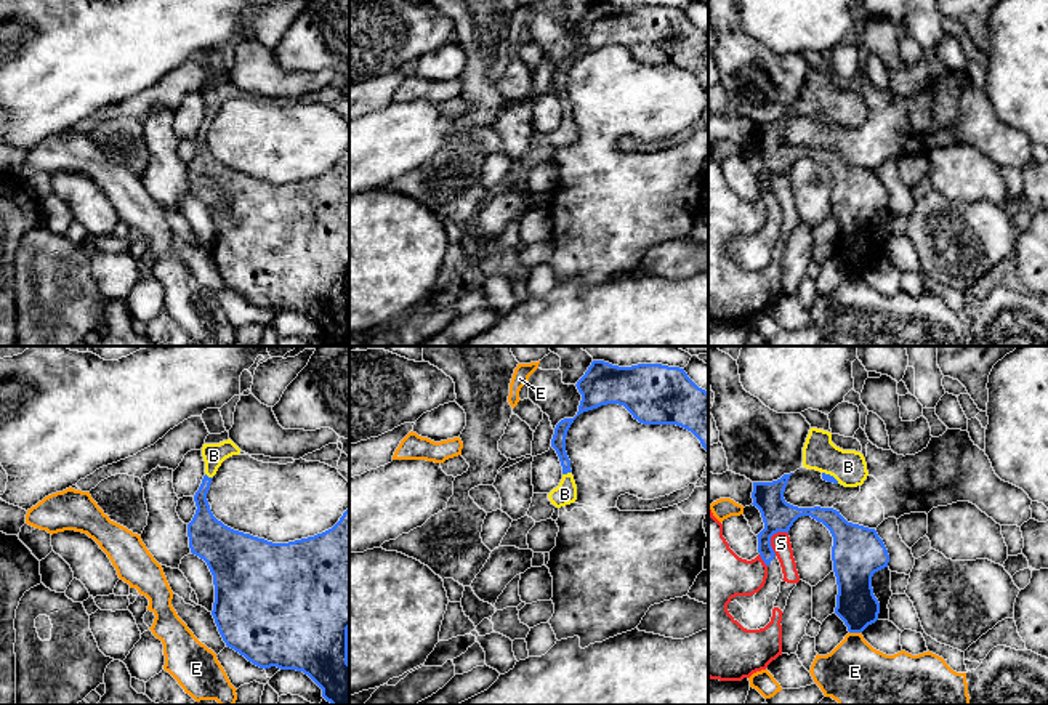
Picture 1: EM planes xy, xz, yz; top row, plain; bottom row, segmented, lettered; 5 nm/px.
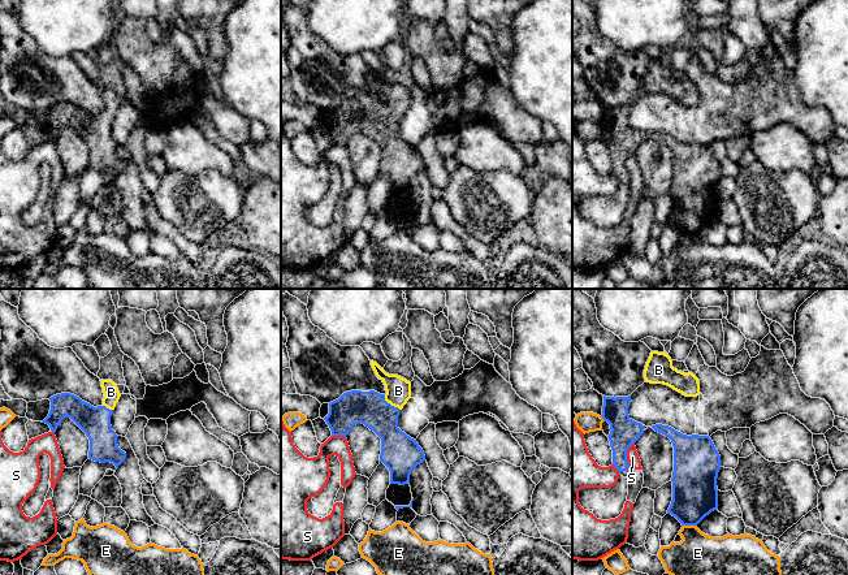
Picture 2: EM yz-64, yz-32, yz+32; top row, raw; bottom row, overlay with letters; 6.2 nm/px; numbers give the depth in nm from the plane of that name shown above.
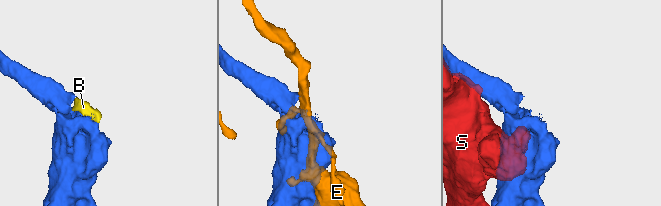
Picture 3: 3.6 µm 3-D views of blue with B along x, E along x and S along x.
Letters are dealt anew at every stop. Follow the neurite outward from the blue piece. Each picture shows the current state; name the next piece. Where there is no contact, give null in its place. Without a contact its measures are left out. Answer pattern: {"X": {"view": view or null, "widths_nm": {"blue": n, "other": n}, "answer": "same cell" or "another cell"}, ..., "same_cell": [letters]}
{"B": {"view": "xz", "widths_nm": {"blue": 80, "other": 110}, "answer": "same cell"}, "E": {"view": "yz", "widths_nm": {"blue": 200, "other": 340}, "answer": "another cell"}, "S": {"view": "yz", "widths_nm": {"blue": 160, "other": 100}, "answer": "another cell"}, "same_cell": ["B"]}

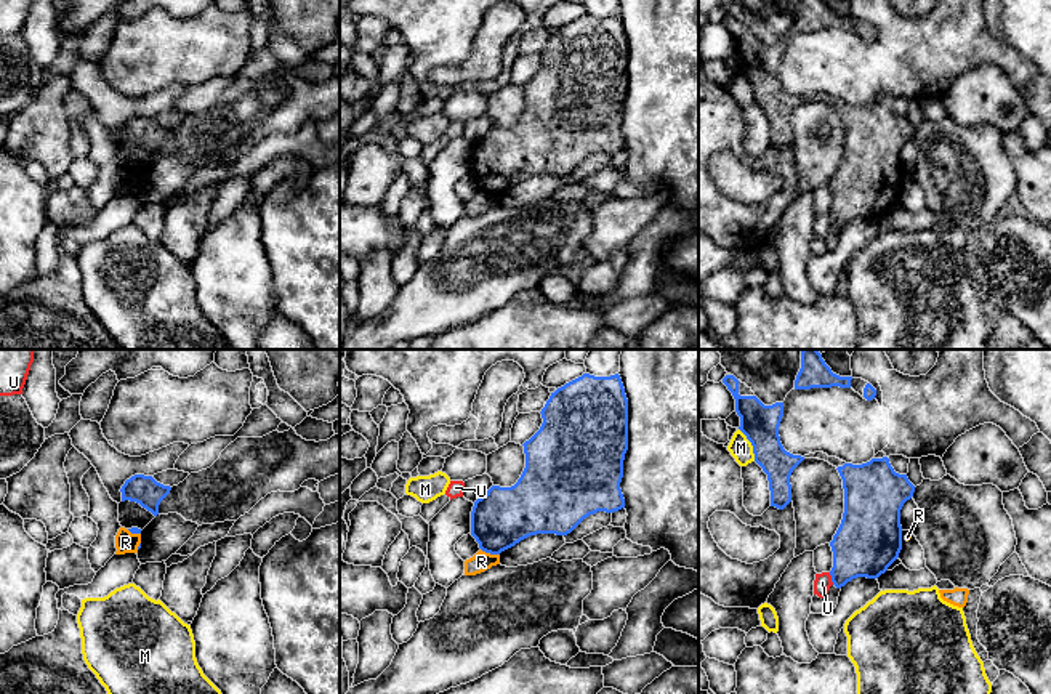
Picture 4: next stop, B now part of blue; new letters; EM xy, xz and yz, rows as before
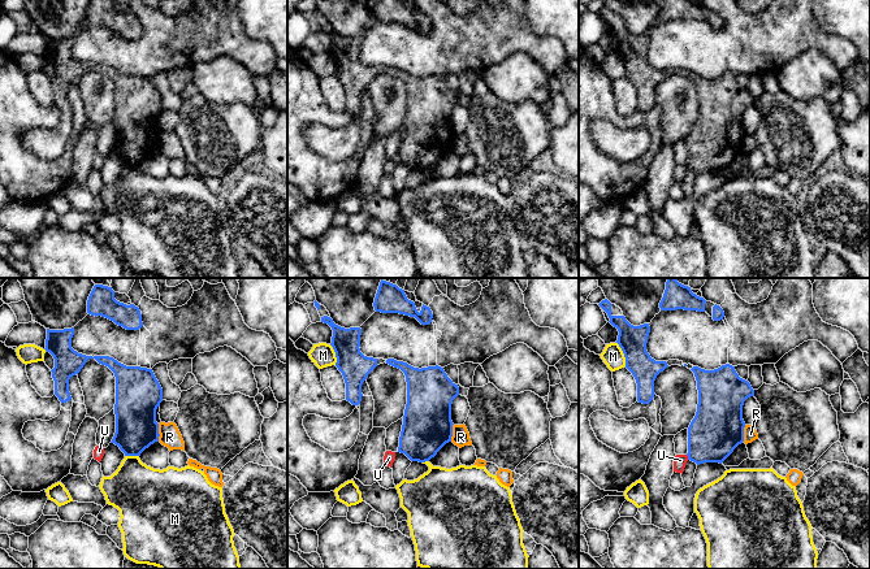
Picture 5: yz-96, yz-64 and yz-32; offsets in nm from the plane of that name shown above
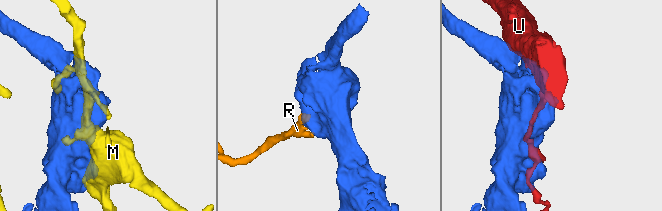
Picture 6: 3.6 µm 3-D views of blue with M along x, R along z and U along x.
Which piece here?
{"M": {"view": "yz", "widths_nm": {"blue": 190, "other": 110}, "answer": "another cell"}, "R": {"view": "xz", "widths_nm": {"blue": 300, "other": 100}, "answer": "another cell"}, "U": {"view": "yz", "widths_nm": {"blue": 320, "other": 90}, "answer": "another cell"}, "same_cell": []}

